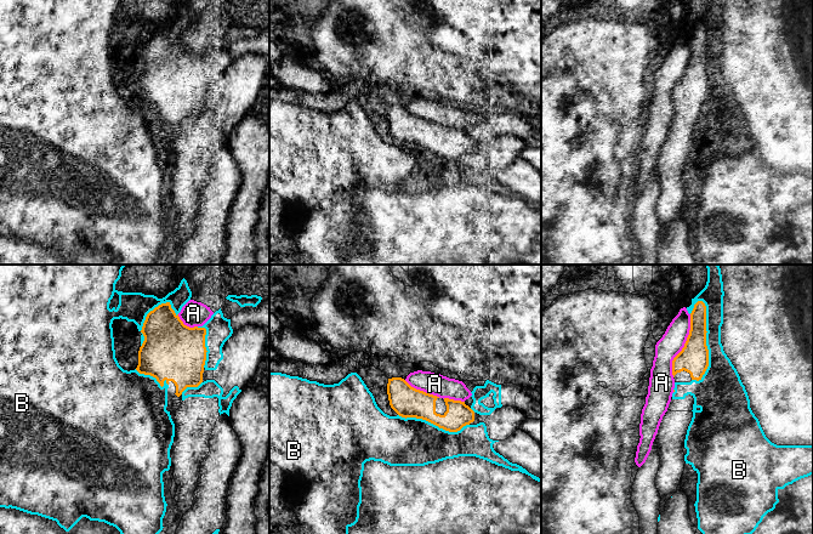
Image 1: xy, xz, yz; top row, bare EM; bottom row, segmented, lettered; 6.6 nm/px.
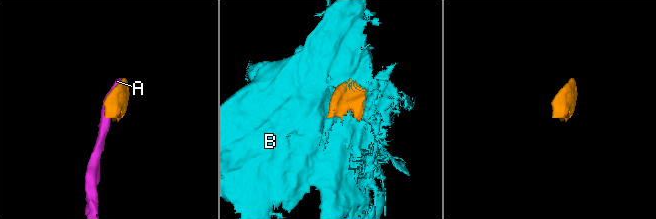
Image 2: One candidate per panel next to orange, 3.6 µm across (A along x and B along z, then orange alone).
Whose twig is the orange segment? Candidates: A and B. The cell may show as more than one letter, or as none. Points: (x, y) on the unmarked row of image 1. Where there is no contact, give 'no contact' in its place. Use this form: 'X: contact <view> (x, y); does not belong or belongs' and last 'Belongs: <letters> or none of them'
A: contact yz (684, 74); does not belong
B: contact yz (705, 69); does not belong
Belongs: none of them

